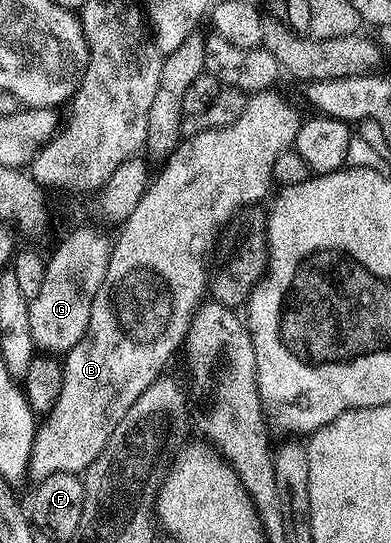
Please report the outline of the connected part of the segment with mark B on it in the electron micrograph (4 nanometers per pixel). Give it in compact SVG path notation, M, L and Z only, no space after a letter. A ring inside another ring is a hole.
M262 91L252 94L246 100L243 115L239 115L239 119L235 119L235 123L231 123L227 127L205 129L201 133L186 136L177 146L177 150L160 166L161 174L157 178L154 176L148 182L148 188L129 217L119 225L116 230L118 231L117 241L115 237L109 250L107 275L103 275L103 283L91 303L91 319L87 323L87 331L83 335L83 339L79 339L79 343L75 343L75 347L71 347L68 353L64 354L61 366L63 383L59 387L59 399L55 399L55 407L51 407L51 411L44 414L42 421L45 422L38 429L36 426L31 437L27 473L28 476L29 474L33 476L34 482L39 482L47 475L55 475L56 473L84 474L89 464L103 451L107 439L111 439L113 427L119 423L119 419L123 419L123 415L127 415L131 403L135 403L135 399L139 399L139 395L143 395L143 391L147 391L147 387L155 384L164 374L161 372L164 371L165 364L172 357L173 351L180 348L181 342L184 340L184 333L188 329L188 321L192 317L193 309L197 307L207 293L207 265L206 262L205 265L201 262L201 256L204 255L205 249L212 250L214 248L215 238L218 236L219 230L228 225L242 207L256 206L261 203L257 201L263 200L265 196L267 196L266 198L270 196L269 189L271 190L273 185L275 159L279 159L279 155L284 149L292 146L293 139L301 126L302 114L299 115L293 110L292 103L283 94L275 92L277 91Z

